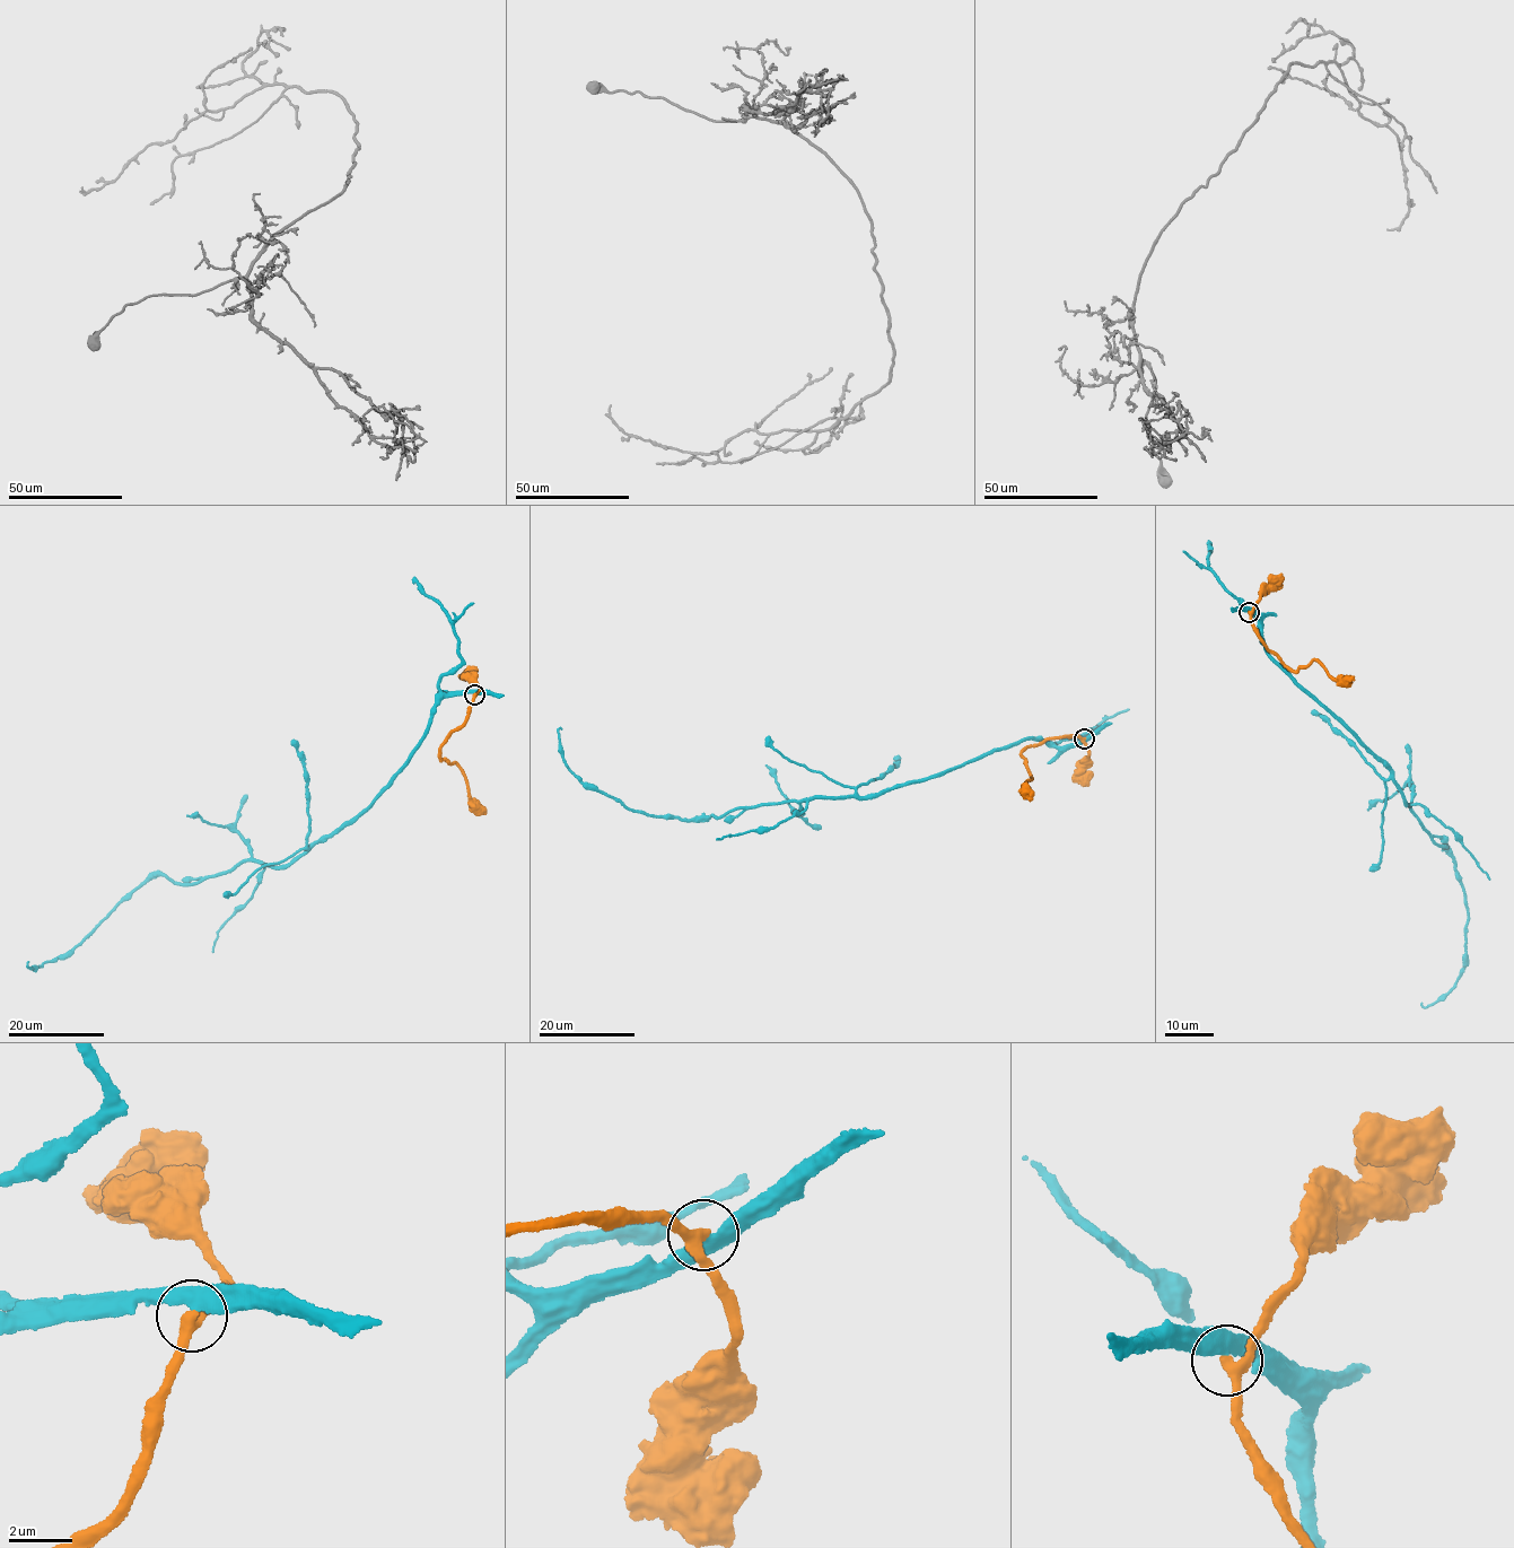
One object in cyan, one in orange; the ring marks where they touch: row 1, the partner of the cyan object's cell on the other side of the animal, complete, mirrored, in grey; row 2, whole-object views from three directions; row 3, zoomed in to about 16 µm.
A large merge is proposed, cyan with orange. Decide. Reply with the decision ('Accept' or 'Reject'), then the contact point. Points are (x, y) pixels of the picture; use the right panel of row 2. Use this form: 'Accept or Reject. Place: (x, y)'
Reject. Place: (1249, 612)

